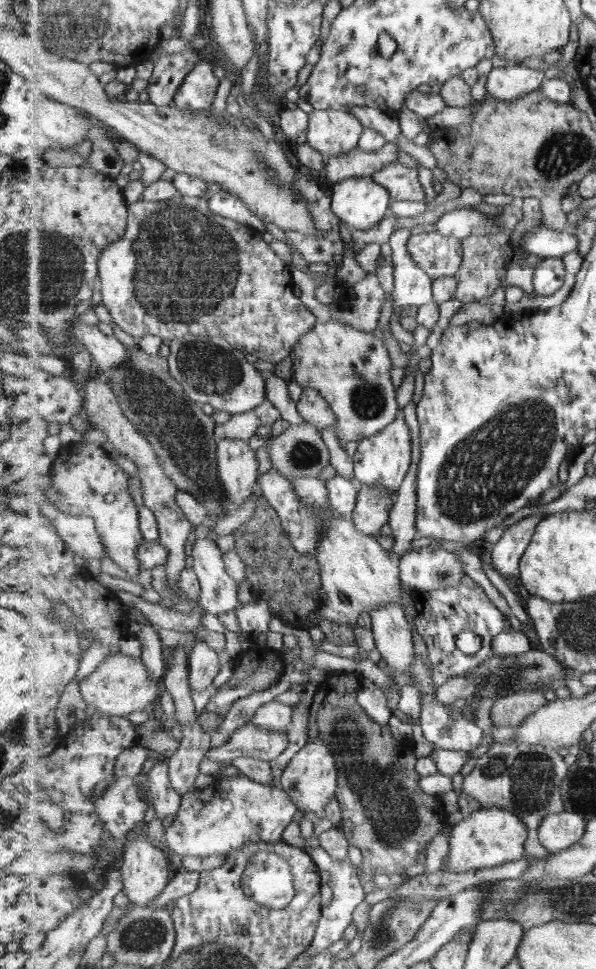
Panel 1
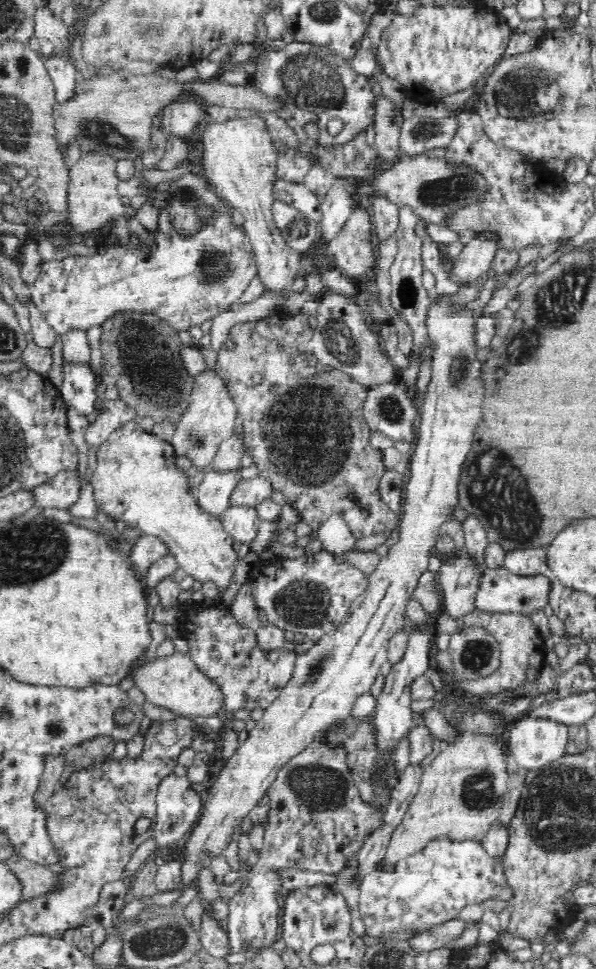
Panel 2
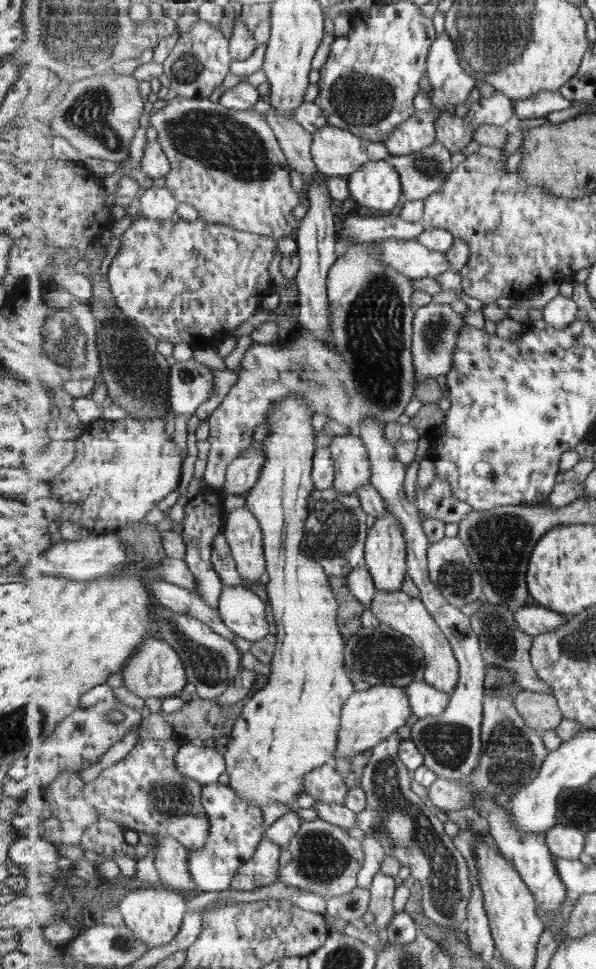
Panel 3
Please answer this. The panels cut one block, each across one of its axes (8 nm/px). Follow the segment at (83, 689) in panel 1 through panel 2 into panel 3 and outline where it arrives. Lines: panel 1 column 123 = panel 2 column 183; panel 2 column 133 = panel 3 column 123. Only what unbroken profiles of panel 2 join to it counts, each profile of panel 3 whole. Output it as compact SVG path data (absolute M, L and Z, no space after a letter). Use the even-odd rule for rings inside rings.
M158 637L151 638L145 645L142 645L139 652L128 661L123 672L123 682L127 690L143 700L146 698L162 700L180 694L187 686L189 678L184 660L177 650Z

